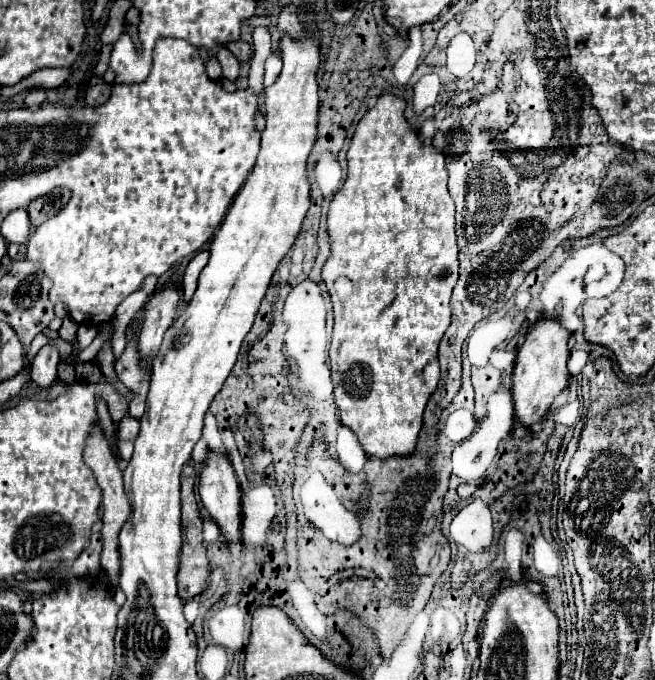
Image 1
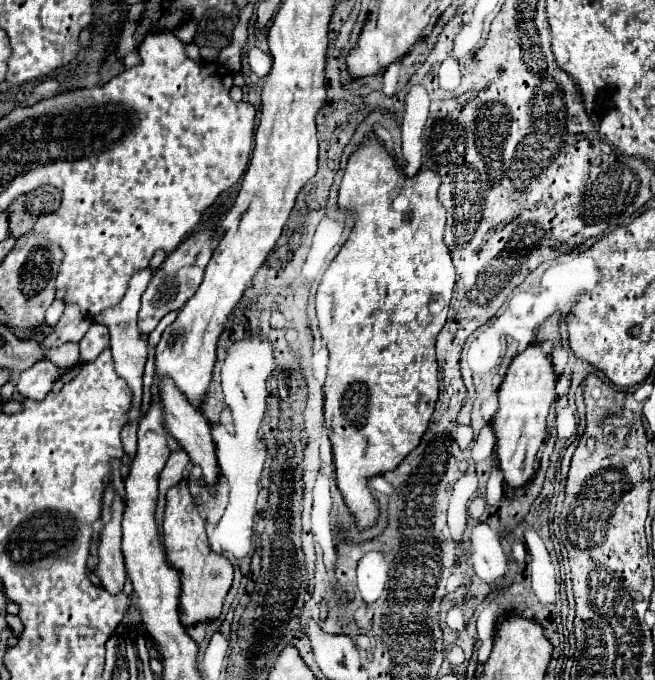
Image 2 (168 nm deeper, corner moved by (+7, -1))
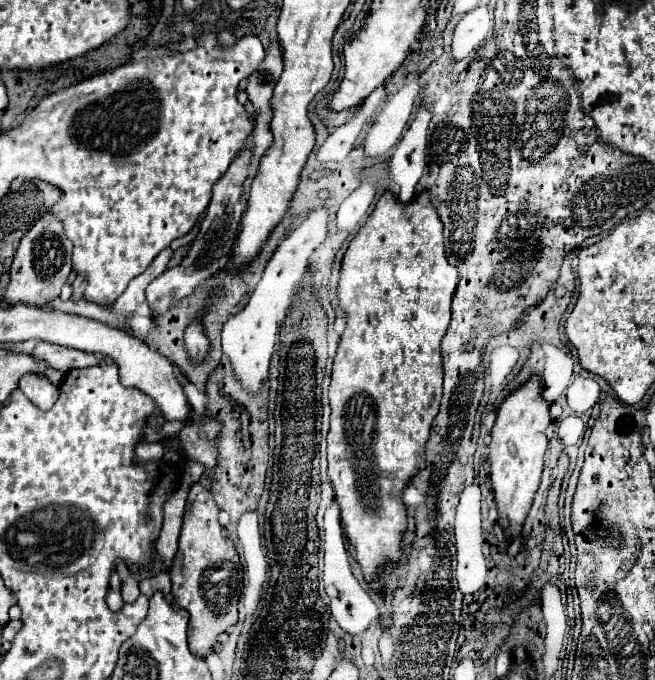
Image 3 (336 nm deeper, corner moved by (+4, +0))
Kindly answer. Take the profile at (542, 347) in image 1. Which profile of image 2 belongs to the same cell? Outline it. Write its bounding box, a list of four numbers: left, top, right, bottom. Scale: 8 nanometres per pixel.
[492,344,556,490]

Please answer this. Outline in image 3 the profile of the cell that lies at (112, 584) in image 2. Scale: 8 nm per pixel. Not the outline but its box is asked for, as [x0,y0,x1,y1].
[121,579,139,603]

